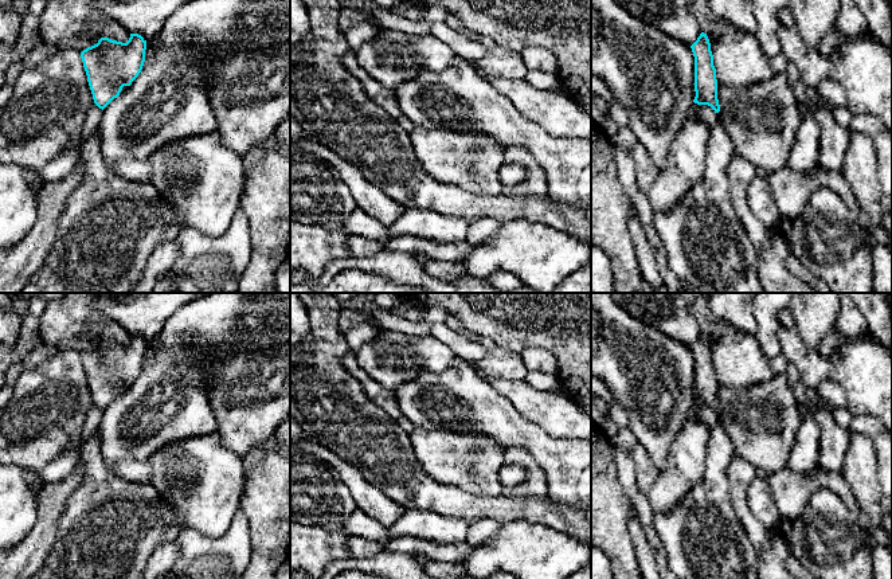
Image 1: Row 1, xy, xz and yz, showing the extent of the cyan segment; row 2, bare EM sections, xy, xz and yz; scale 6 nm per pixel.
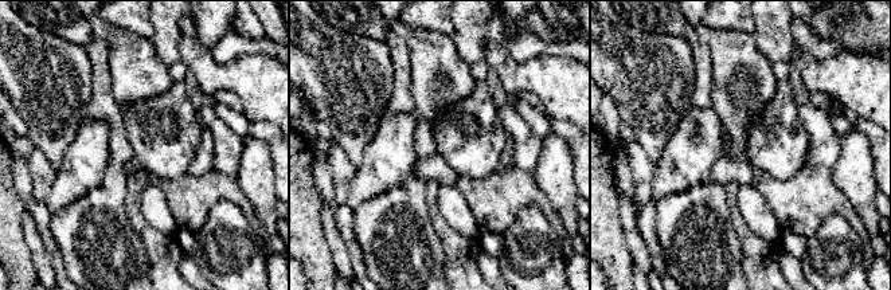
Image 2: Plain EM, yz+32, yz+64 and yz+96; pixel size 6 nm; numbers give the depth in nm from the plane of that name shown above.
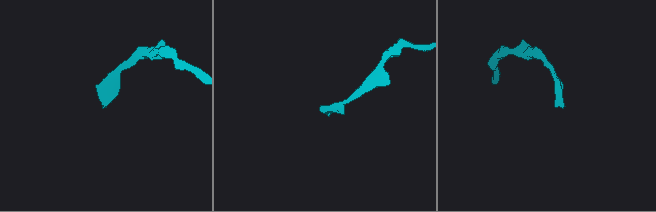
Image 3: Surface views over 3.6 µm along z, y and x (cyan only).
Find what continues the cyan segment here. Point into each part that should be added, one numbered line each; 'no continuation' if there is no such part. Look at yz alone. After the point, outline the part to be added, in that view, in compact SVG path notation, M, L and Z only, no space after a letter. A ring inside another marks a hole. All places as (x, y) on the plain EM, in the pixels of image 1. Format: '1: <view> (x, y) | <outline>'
1: yz (703, 538) | M721 411L709 433L704 480L688 492L669 513L654 515L657 536L666 551L668 567L678 579L758 579L758 558L735 516L727 467L735 455L721 422Z

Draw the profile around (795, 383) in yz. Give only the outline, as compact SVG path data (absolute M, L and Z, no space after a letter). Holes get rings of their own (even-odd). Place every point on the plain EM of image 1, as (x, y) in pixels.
M789 363L785 375L787 377L789 386L794 394L797 403L802 407L806 403L807 387L802 382L799 371L793 363Z

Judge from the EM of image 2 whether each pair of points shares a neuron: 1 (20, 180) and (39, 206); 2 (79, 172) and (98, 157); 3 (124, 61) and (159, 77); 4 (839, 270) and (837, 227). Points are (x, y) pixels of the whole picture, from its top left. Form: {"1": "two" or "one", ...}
{"1": "one", "2": "one", "3": "one", "4": "one"}

